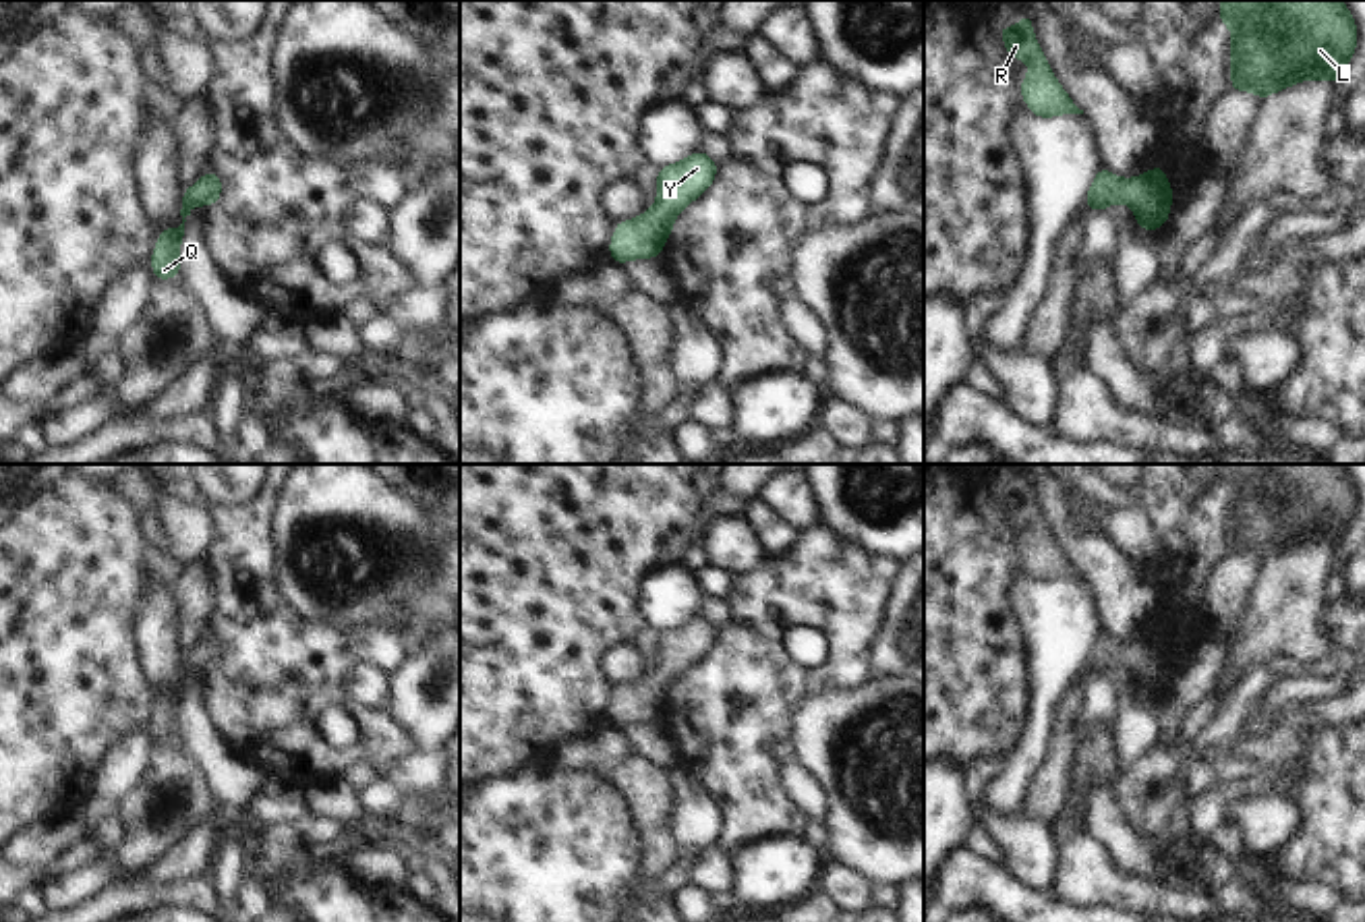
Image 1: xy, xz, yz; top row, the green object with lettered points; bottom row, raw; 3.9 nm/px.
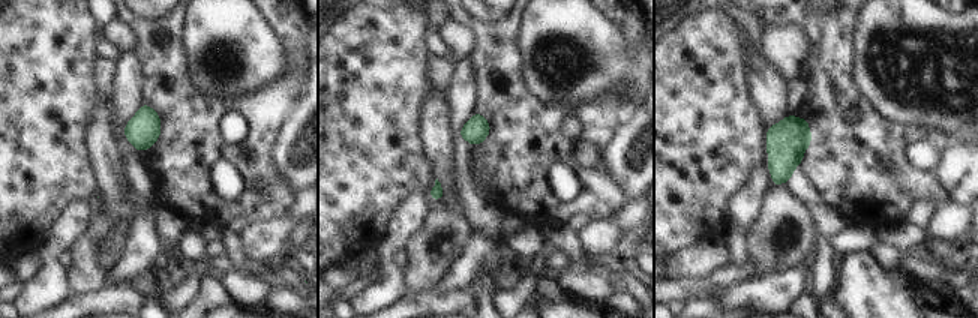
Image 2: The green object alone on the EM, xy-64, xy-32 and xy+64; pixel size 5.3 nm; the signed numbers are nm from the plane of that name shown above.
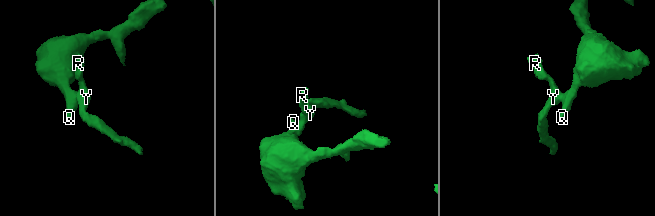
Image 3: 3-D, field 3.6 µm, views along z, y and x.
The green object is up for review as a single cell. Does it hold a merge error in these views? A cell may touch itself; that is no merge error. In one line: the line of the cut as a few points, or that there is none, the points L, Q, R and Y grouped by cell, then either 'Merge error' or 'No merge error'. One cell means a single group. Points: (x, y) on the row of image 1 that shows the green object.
No split. Groups: L Q R Y. No merge error.

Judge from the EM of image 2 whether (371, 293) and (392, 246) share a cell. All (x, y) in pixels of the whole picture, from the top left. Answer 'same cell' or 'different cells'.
same cell

